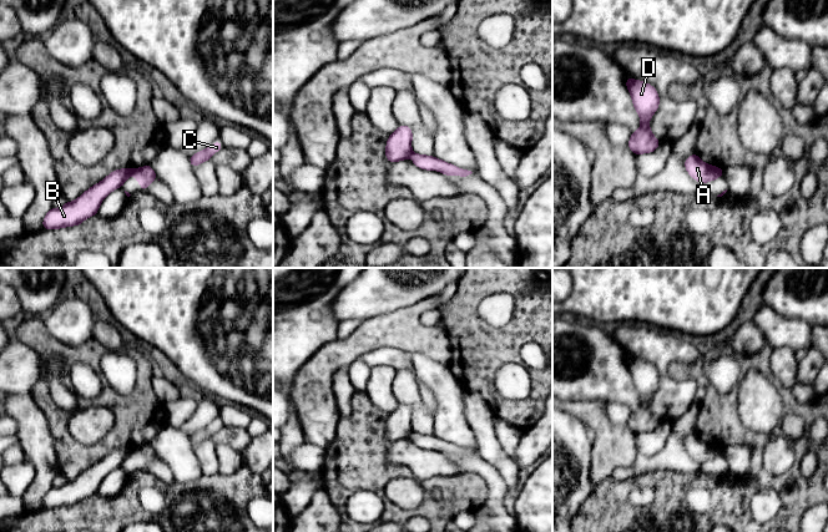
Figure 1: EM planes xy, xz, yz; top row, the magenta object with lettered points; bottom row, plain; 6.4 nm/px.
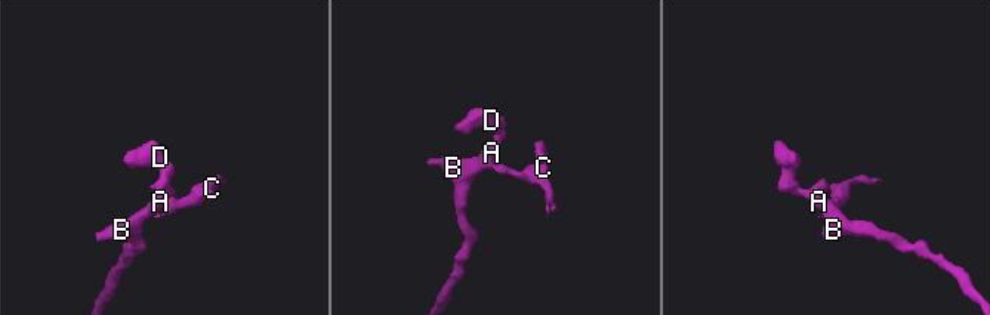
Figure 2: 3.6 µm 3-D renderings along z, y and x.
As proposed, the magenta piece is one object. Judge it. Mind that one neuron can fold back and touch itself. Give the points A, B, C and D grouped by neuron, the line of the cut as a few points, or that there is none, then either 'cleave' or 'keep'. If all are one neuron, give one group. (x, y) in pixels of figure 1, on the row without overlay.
A B D / C | xy (131, 447), (131, 451), (121, 464) | cleave

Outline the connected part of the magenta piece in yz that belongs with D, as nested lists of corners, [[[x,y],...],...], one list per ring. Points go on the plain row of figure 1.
[[[626,356],[625,359],[633,386],[641,399],[640,407],[631,412],[627,425],[635,435],[651,432],[662,422],[652,414],[648,401],[660,385],[658,371],[647,361],[631,356]]]

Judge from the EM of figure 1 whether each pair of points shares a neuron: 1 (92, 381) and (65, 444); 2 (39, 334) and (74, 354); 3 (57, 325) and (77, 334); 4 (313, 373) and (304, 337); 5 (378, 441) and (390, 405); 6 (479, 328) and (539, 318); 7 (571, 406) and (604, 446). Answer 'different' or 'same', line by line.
1: different
2: same
3: same
4: different
5: different
6: same
7: same

